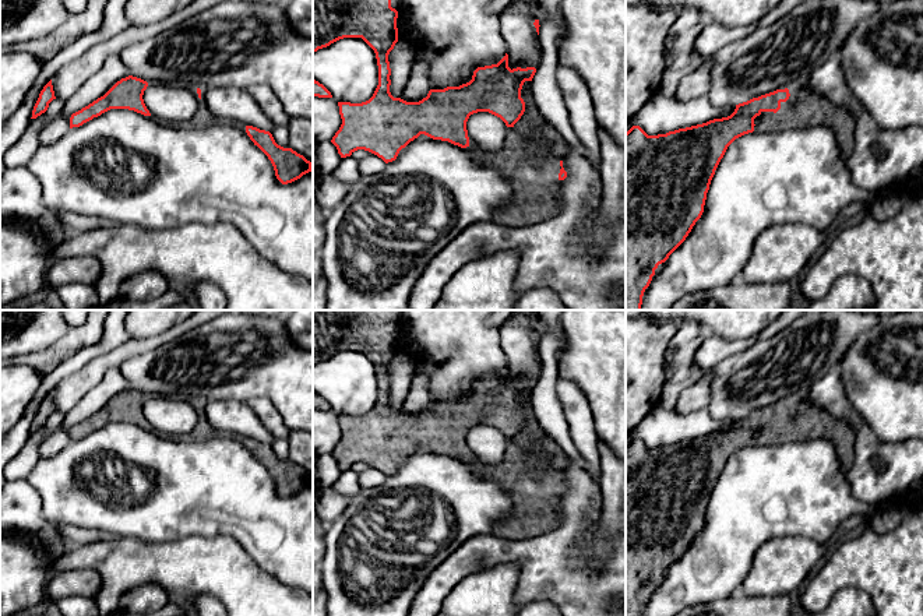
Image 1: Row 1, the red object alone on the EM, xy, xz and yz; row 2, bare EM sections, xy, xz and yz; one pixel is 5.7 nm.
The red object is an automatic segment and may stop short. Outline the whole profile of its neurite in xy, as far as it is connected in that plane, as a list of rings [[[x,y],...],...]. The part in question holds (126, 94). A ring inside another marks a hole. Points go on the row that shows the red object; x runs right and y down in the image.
[[[133,75],[121,78],[103,96],[73,113],[70,129],[80,127],[110,109],[128,109],[144,116],[151,116],[142,99],[147,87],[148,82],[141,78]]]

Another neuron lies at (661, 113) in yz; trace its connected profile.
[[[655,92],[630,124],[640,126],[648,135],[658,135],[728,117],[734,109],[736,106],[716,109],[711,103],[711,96],[680,102],[673,96]]]

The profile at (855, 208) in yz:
[[[852,203],[839,211],[836,222],[842,222],[852,217],[859,217],[866,208],[867,205],[863,203]]]

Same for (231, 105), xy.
[[[212,87],[207,89],[205,102],[209,113],[223,123],[247,124],[265,131],[274,129],[274,123],[244,89]]]

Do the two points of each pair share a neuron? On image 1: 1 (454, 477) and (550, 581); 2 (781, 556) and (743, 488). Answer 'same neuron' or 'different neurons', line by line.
1: different neurons
2: different neurons

